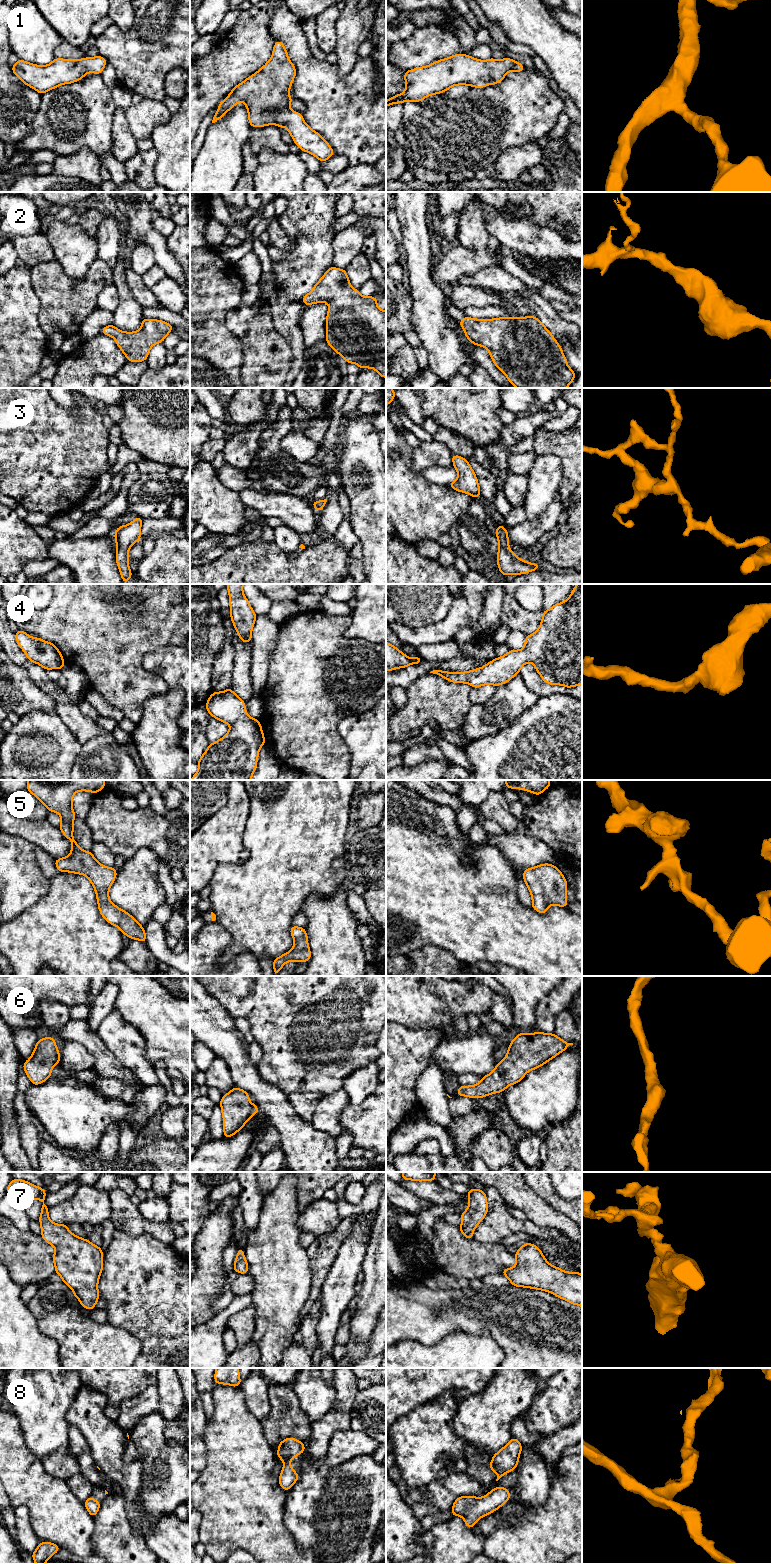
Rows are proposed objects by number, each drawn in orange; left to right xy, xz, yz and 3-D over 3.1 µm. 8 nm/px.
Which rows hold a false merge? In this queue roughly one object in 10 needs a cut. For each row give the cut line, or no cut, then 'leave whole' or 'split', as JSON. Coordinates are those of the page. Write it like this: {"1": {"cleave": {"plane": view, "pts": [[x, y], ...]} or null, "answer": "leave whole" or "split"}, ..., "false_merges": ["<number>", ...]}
{"1": {"cleave": null, "answer": "leave whole"}, "2": {"cleave": null, "answer": "leave whole"}, "3": {"cleave": null, "answer": "leave whole"}, "4": {"cleave": null, "answer": "leave whole"}, "5": {"cleave": null, "answer": "leave whole"}, "6": {"cleave": null, "answer": "leave whole"}, "7": {"cleave": null, "answer": "leave whole"}, "8": {"cleave": null, "answer": "leave whole"}, "false_merges": []}

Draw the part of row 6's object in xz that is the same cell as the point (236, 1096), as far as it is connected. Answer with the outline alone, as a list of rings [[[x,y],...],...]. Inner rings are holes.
[[[238,1087],[223,1095],[219,1104],[225,1138],[236,1134],[253,1115],[259,1113],[257,1105],[249,1101],[249,1094]]]

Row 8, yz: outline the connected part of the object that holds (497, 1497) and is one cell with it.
[[[498,1486],[486,1494],[483,1498],[473,1496],[458,1497],[452,1508],[452,1516],[461,1516],[467,1528],[472,1528],[476,1522],[493,1513],[503,1506],[511,1498],[507,1488]]]

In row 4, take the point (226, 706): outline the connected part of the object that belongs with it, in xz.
[[[231,688],[213,692],[206,702],[208,713],[219,721],[230,725],[227,734],[211,743],[198,760],[198,772],[191,780],[251,780],[257,767],[259,749],[265,744],[260,720],[247,715],[245,701]]]

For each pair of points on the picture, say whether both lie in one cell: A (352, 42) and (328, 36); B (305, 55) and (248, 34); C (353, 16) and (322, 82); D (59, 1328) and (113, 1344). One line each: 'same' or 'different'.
A: different
B: different
C: different
D: same

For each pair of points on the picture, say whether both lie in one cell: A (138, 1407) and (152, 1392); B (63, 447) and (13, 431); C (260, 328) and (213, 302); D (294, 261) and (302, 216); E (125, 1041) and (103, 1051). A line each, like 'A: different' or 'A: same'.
A: same
B: same
C: different
D: same
E: different

